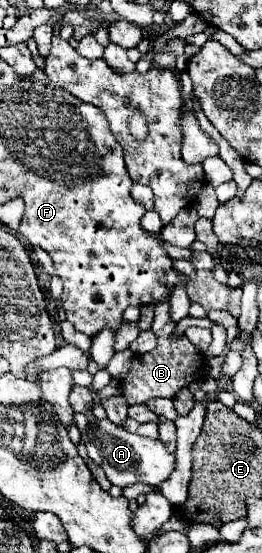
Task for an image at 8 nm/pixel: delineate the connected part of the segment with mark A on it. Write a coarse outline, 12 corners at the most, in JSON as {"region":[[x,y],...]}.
{"region":[[109,419],[81,435],[89,457],[123,489],[175,471],[163,441]]}

